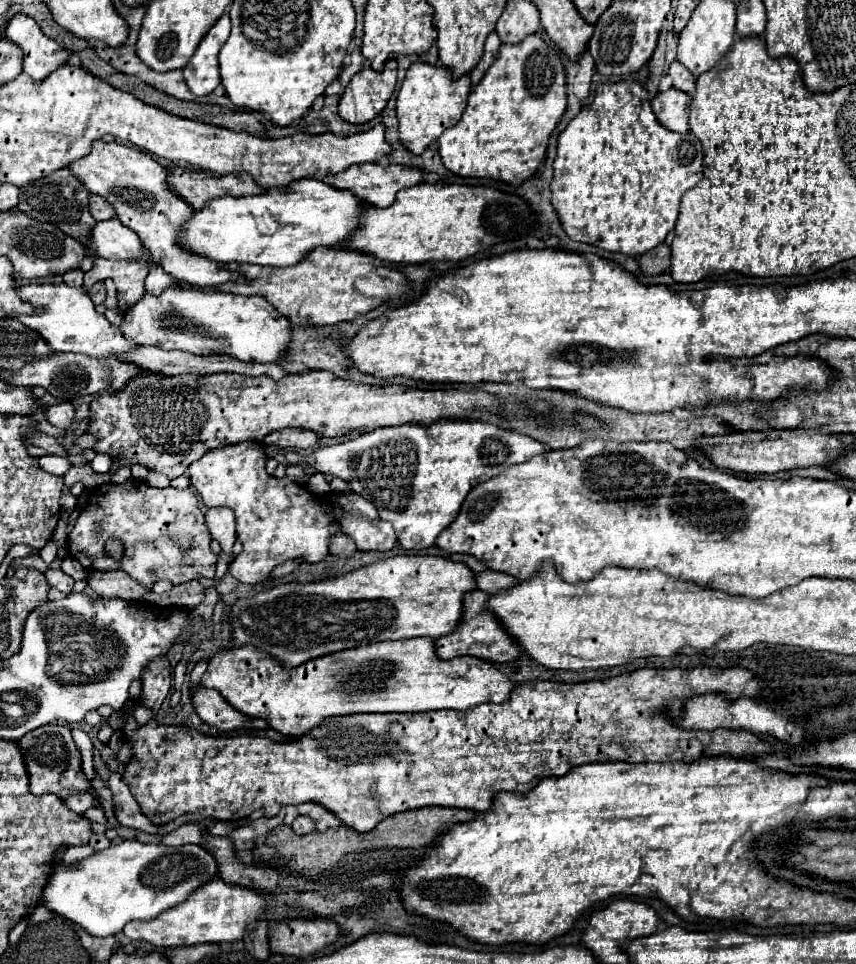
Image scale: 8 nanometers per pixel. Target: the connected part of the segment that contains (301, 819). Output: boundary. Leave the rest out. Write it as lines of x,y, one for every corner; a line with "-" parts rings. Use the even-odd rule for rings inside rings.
297,815
295,821
291,823
291,827
293,827
295,833
305,835
305,833
311,833
311,831
315,829
315,823
313,823
309,817
305,817
305,815

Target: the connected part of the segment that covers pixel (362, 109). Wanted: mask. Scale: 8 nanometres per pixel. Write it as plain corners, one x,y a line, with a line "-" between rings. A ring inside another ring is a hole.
389,59
383,71
363,69
353,75
339,101
339,115
349,123
371,121
385,109
397,83
397,61

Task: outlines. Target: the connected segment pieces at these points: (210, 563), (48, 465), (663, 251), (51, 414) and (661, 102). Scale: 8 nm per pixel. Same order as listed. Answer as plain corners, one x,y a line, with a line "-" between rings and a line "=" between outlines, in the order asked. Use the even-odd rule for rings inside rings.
131,477
125,483
103,483
91,489
85,509
73,523
67,545
69,555
89,571
123,569
139,583
153,587
159,579
169,579
173,585
197,579
197,575
213,579
217,557
209,549
209,541
211,535
205,527
203,511
191,489
155,489
-
97,523
101,525
99,533
93,531
-
121,531
129,531
129,553
117,561
107,555
105,543
107,539
121,539
=
45,455
41,457
41,469
45,469
47,473
53,475
65,475
71,469
71,461
65,457
57,457
57,455
=
667,243
657,245
657,249
647,251
639,257
639,265
645,275
657,275
661,271
667,271
671,263
671,247
=
67,401
57,403
57,405
53,405
53,407
47,409
47,419
57,429
69,429
73,425
73,421
75,421
75,409
=
673,87
663,93
657,93
657,97
651,101
653,113
657,115
659,123
677,133
689,131
689,125
687,125
689,111
691,111
689,105
691,105
691,97

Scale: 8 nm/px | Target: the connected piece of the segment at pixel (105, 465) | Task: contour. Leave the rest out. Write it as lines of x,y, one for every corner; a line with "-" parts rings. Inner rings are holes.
99,453
93,461
91,461
91,467
93,471
97,473
107,473
111,469
111,463
113,463
113,457
109,453

